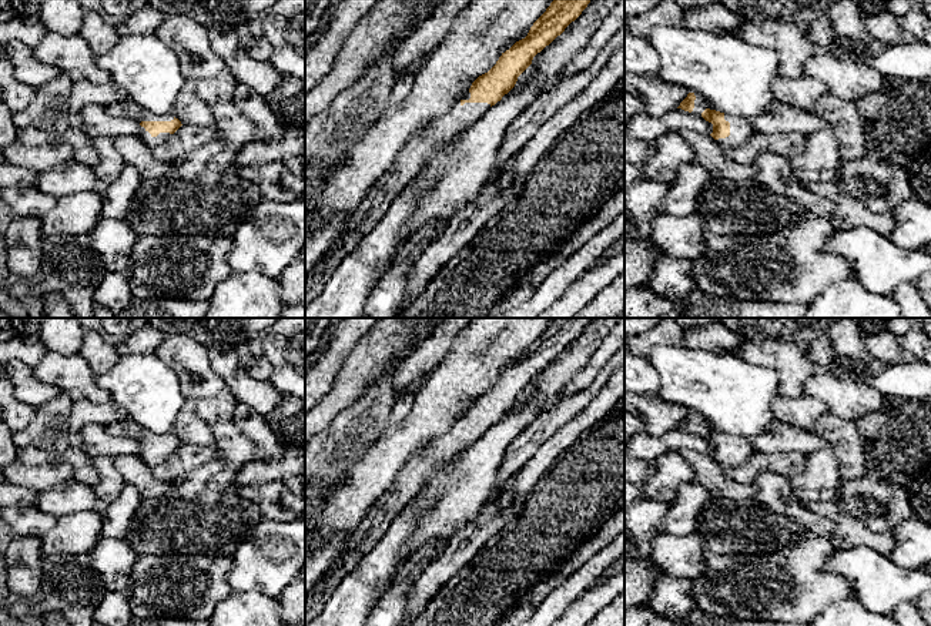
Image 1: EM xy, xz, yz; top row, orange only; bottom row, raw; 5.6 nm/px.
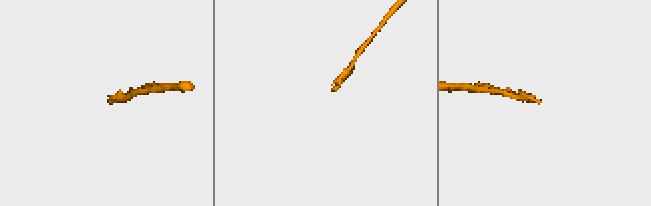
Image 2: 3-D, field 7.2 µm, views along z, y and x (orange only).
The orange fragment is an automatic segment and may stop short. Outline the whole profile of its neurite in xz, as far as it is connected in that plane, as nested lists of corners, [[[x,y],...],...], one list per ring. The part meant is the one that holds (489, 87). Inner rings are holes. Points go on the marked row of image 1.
[[[553,0],[533,23],[528,36],[502,53],[496,64],[479,76],[448,113],[411,134],[394,165],[371,187],[329,252],[305,275],[305,307],[321,295],[338,264],[355,250],[369,230],[379,224],[394,200],[423,173],[431,151],[449,138],[466,133],[500,101],[532,64],[533,57],[560,36],[589,3],[590,0]]]

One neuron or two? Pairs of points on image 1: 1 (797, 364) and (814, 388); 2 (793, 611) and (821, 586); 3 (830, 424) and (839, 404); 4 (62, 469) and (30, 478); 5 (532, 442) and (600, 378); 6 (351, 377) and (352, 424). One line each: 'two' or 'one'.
1: two
2: one
3: two
4: one
5: one
6: two

